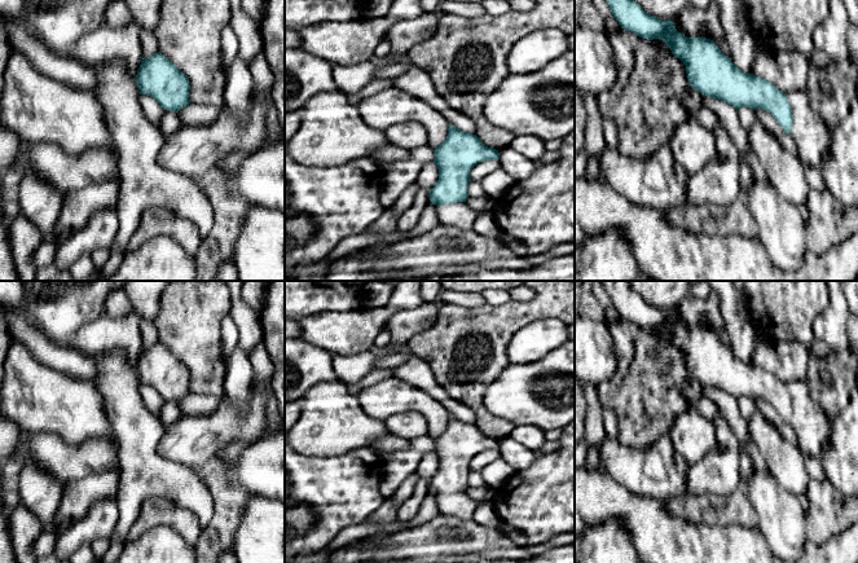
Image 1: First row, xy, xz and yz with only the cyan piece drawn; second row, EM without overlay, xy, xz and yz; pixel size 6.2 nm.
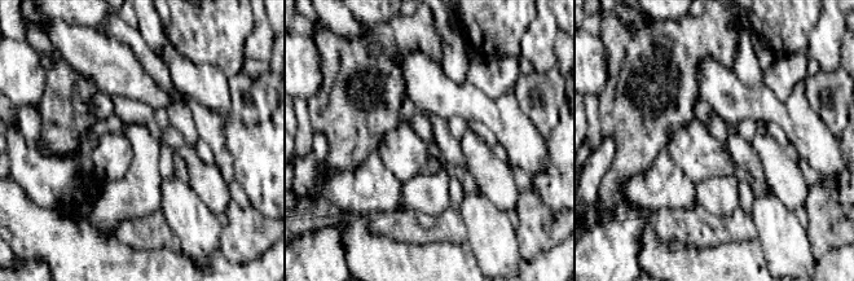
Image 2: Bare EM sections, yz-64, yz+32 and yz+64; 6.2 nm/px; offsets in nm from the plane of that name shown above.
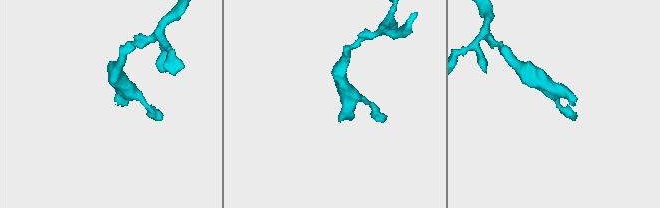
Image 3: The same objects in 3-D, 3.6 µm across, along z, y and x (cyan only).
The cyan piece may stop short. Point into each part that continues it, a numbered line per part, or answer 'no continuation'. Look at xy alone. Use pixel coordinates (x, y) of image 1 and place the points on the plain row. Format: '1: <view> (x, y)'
no continuation

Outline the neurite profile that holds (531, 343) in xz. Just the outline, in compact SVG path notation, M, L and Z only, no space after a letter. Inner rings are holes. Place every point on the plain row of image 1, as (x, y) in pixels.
M558 318L533 321L511 338L507 355L511 364L536 362L569 340L568 325Z

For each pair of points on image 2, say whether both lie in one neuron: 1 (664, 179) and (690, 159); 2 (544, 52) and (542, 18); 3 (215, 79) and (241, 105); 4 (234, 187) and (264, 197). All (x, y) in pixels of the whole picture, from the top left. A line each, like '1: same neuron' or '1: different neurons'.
1: different neurons
2: same neuron
3: different neurons
4: different neurons

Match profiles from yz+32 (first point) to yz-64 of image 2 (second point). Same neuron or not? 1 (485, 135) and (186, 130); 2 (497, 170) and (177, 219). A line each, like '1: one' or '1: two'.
1: one
2: two

